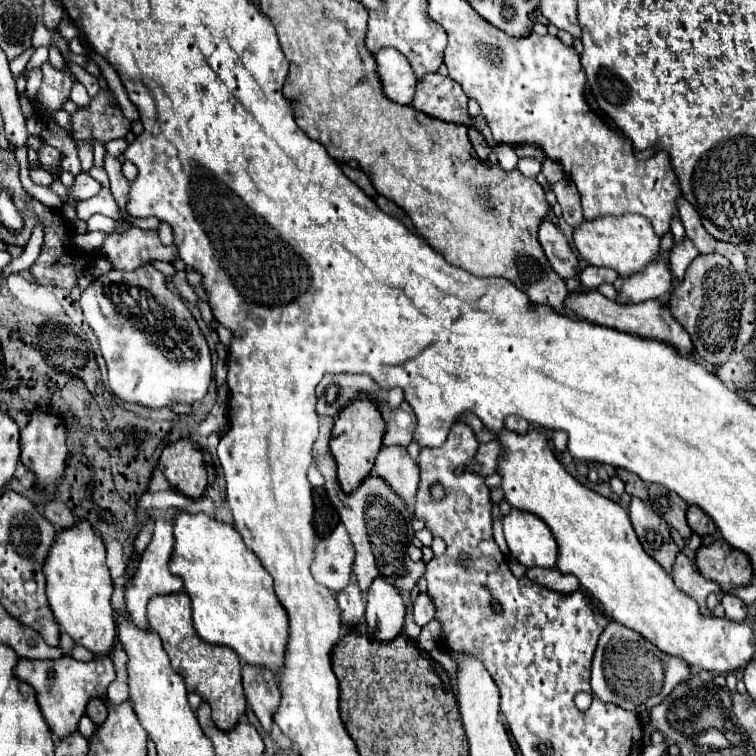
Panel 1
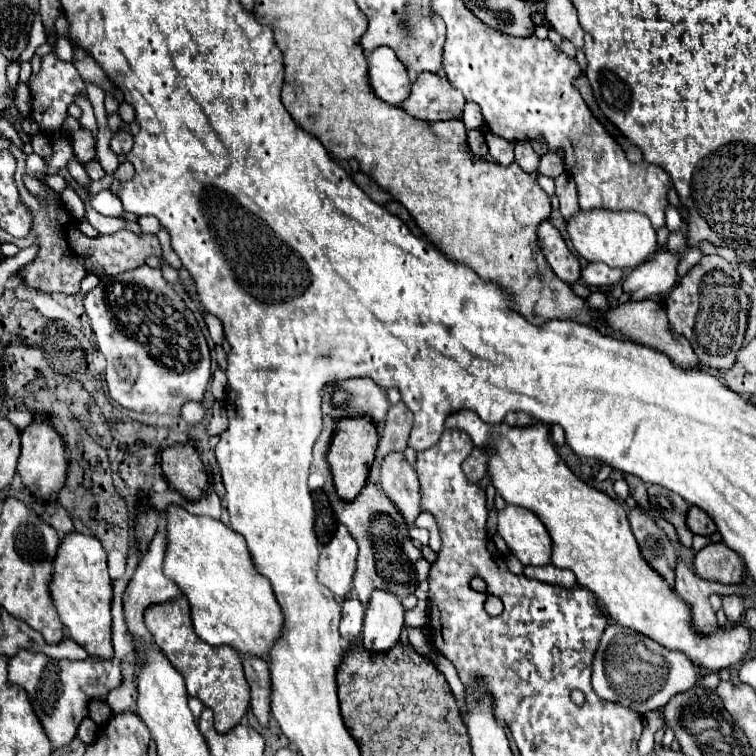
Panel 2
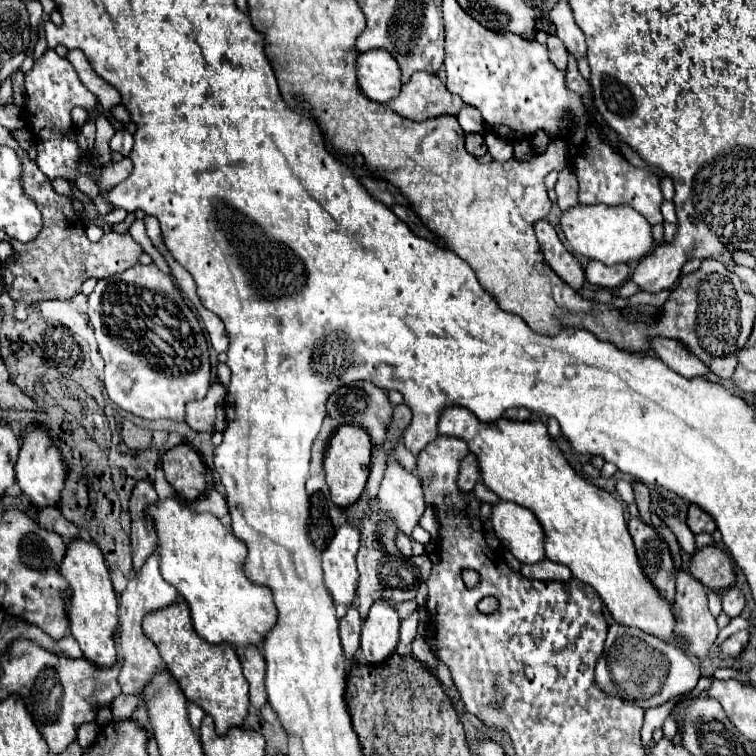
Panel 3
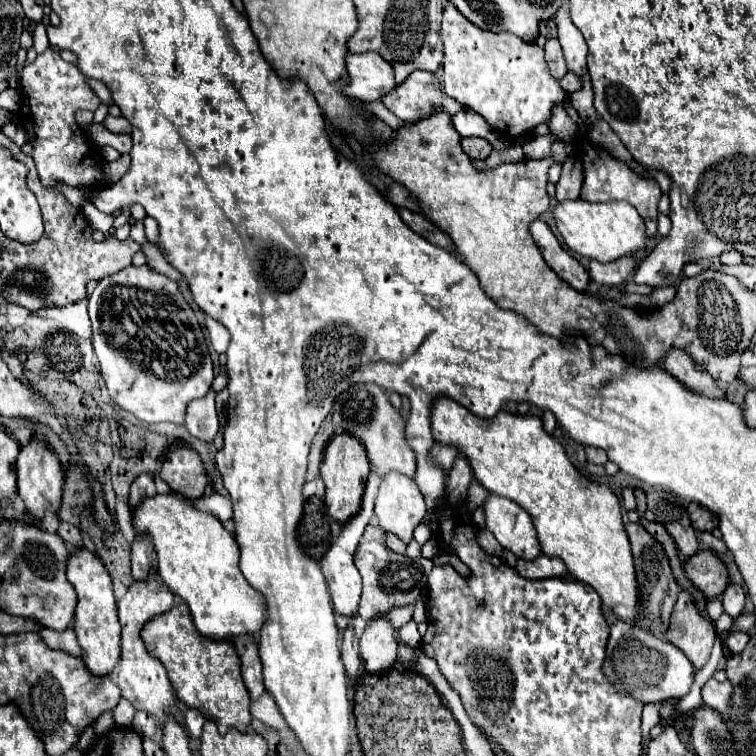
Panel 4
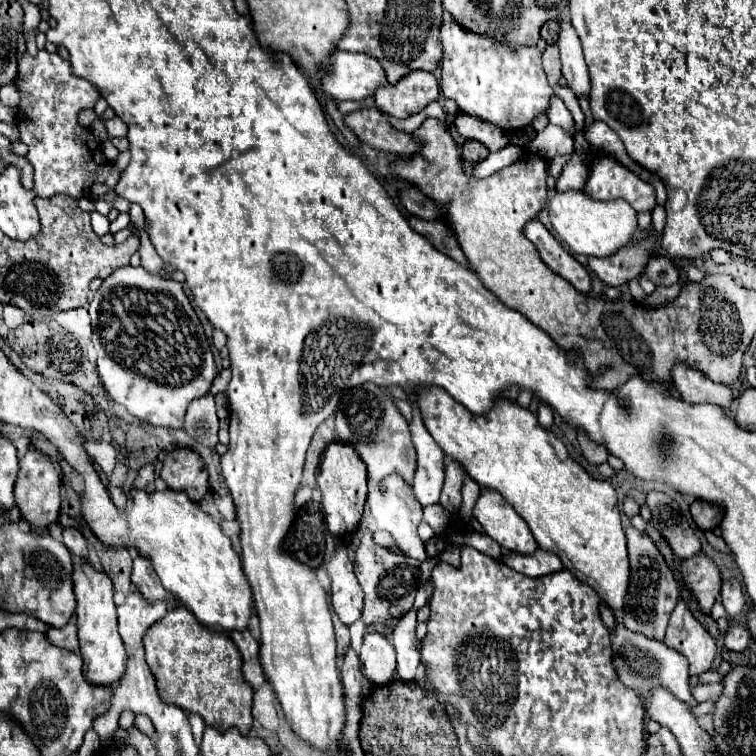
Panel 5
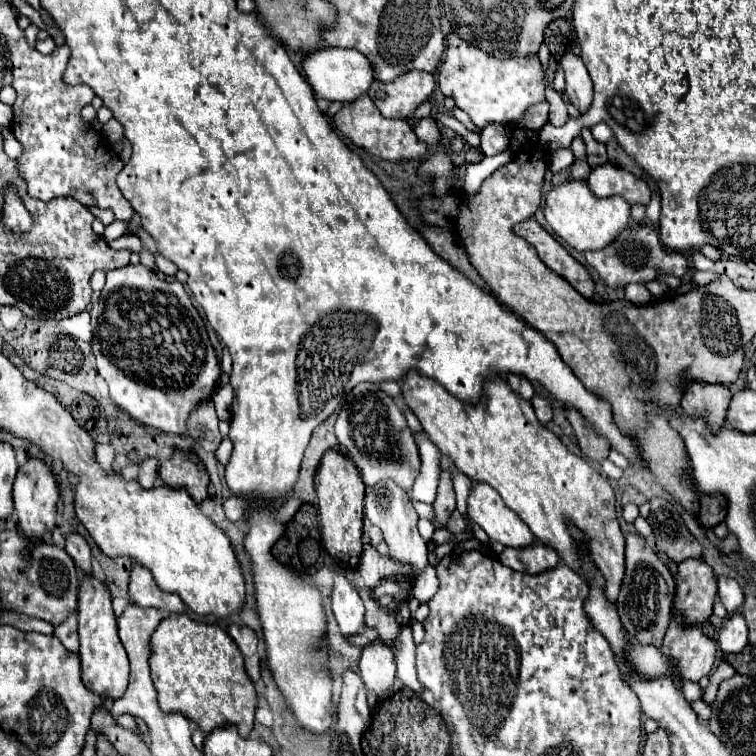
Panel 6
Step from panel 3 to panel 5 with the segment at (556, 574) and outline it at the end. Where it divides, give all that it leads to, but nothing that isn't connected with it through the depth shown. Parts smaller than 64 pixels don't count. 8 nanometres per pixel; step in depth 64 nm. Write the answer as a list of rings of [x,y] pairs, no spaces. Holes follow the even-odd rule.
[[[538,548],[538,554],[530,554],[530,556],[510,554],[504,562],[510,568],[514,568],[516,572],[530,576],[530,578],[540,578],[540,576],[548,576],[548,574],[556,574],[556,572],[564,570],[564,566],[556,554],[540,550],[540,548]]]

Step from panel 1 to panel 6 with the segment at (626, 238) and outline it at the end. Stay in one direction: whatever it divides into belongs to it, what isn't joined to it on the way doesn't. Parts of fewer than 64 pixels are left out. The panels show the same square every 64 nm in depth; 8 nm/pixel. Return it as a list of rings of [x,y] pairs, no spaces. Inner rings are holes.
[[[564,182],[554,186],[544,202],[544,216],[556,236],[578,252],[604,250],[630,226],[630,204],[624,198],[596,198],[586,182]]]

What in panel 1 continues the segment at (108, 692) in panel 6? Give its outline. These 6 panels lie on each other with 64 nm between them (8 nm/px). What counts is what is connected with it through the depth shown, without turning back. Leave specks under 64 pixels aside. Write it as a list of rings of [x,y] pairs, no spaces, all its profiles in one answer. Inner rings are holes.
[[[78,520],[74,526],[58,530],[42,570],[48,578],[46,596],[58,626],[76,644],[94,650],[94,654],[106,654],[112,648],[116,636],[114,610],[110,604],[114,586],[110,570],[106,566],[104,542],[92,530],[88,520]]]

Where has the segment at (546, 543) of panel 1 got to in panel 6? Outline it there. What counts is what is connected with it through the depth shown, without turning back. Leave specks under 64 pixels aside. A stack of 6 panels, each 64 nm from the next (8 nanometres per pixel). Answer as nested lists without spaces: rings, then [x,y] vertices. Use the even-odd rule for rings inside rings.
[[[474,484],[468,498],[468,516],[484,528],[492,542],[500,542],[510,548],[526,548],[534,542],[530,528],[488,484]]]

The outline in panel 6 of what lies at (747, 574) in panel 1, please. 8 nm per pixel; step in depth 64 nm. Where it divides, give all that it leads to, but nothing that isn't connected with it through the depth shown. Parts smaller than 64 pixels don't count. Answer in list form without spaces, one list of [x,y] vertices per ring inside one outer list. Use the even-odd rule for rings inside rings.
[[[684,560],[678,564],[674,612],[680,610],[692,624],[702,624],[712,614],[718,580],[704,560]]]

